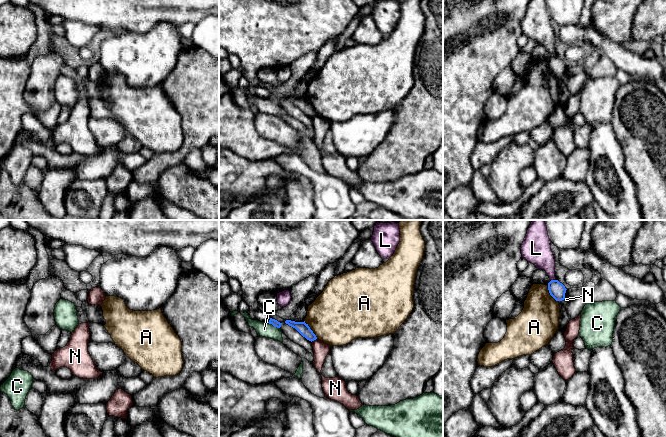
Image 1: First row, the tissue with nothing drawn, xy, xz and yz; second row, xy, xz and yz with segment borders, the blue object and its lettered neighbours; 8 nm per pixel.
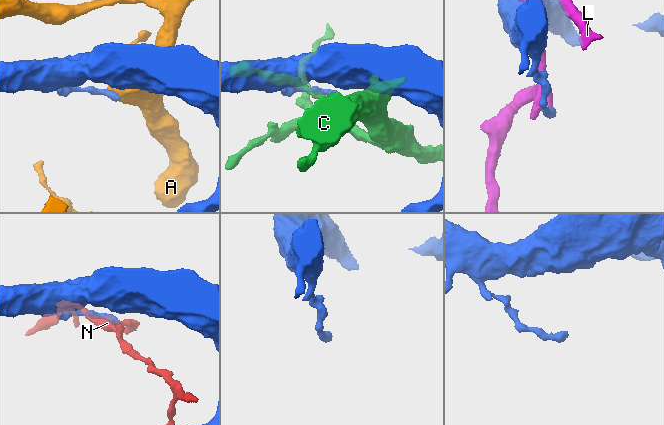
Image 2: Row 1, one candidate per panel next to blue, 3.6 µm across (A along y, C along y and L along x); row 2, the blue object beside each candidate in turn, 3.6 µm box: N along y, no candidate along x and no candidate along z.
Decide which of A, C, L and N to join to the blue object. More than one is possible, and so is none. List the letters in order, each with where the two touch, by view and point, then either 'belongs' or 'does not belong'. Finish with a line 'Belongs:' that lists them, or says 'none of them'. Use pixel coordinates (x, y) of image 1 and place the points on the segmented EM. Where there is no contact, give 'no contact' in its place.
A: meets blue in xz at (310, 329); does not belong
C: meets blue in xz at (273, 325); does not belong
L: meets blue in yz at (553, 280); does not belong
N: meets blue in xz at (313, 340); does not belong
Belongs: none of them

